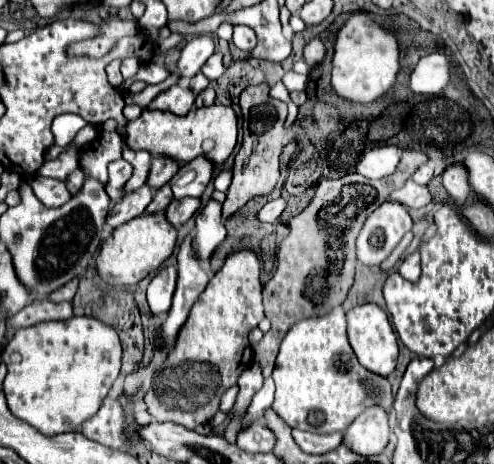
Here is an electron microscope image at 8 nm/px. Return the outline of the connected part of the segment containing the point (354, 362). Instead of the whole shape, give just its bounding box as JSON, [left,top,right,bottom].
[273,306,393,434]

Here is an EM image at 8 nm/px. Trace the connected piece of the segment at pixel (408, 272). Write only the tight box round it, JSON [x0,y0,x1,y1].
[399,250,421,280]

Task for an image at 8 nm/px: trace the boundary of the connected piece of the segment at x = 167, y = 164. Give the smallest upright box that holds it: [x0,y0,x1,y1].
[147,156,179,190]

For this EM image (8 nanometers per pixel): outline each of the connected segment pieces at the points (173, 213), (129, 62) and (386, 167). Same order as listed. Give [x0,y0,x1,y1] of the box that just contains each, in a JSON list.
[[165,198,199,228],[121,58,141,78],[356,145,401,178]]

